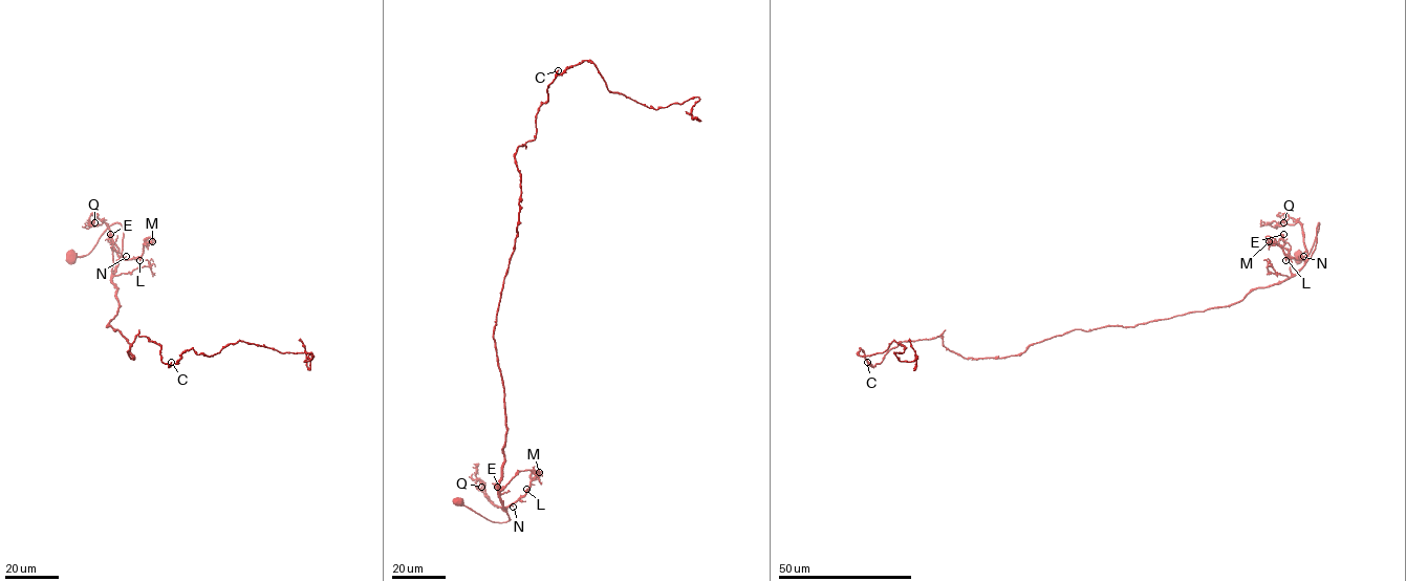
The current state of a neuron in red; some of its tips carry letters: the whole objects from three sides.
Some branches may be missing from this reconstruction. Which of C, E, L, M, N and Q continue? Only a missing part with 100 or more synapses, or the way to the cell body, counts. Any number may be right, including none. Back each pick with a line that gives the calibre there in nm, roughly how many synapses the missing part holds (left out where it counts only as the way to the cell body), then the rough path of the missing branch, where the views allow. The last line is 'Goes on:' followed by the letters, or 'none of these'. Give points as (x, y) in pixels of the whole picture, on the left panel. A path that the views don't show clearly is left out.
Goes on: none of these

